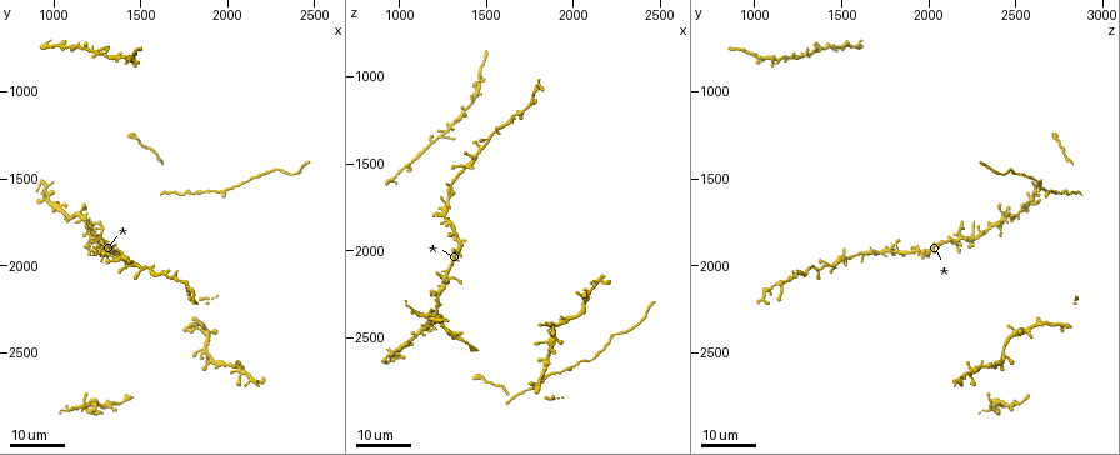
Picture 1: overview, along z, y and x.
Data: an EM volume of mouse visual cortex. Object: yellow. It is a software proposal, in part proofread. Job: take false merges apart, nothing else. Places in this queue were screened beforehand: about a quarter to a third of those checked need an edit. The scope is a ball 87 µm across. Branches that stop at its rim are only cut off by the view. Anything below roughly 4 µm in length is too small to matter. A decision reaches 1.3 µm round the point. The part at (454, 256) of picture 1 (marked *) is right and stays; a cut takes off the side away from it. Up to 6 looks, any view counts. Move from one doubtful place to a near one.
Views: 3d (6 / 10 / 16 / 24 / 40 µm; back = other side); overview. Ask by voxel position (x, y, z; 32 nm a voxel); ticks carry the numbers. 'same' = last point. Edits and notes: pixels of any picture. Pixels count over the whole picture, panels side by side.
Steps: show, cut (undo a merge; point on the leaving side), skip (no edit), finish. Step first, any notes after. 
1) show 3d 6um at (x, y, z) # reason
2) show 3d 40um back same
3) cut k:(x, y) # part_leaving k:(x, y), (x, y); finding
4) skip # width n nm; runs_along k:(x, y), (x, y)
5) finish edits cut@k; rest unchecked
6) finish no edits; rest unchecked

show 3d 16um at (1140, 1700, 2440) # four arms meet

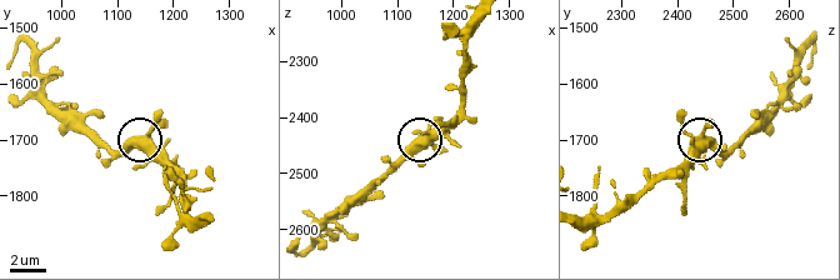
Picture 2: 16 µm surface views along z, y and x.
show 3d 10um at (1145, 1690, 2445)

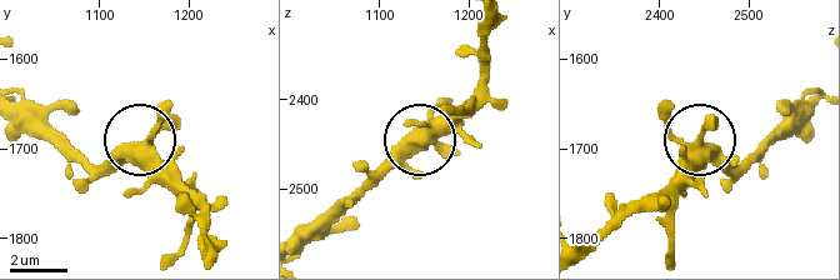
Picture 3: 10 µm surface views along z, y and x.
skip # side_arm 39 um; arms 4; all the same neuron

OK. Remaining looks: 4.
show 3d 16um at (1860, 2480, 2420) # looks like a crossing

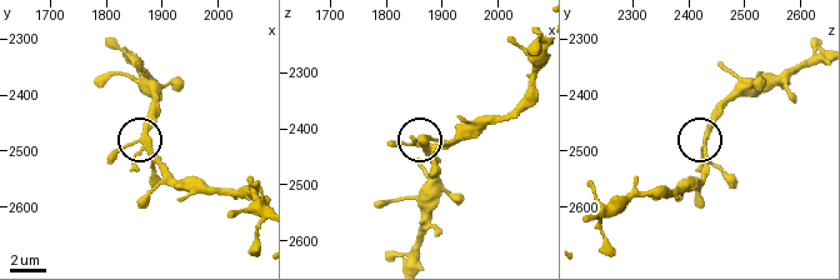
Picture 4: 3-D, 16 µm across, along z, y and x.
show 3d 10um same # zoom in

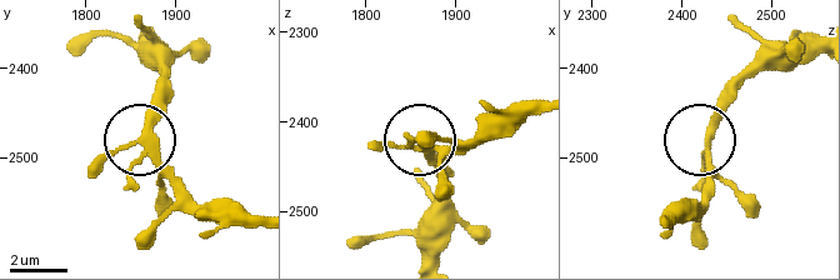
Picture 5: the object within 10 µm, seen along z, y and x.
show 3d 10um back at (1855, 2485, 2425) # other side

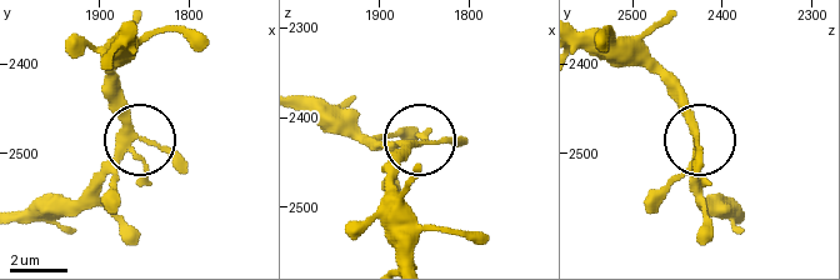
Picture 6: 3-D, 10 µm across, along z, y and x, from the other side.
skip # width 210 nm; continuous, no second neuron

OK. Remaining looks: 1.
finish no edits; rest unchecked

